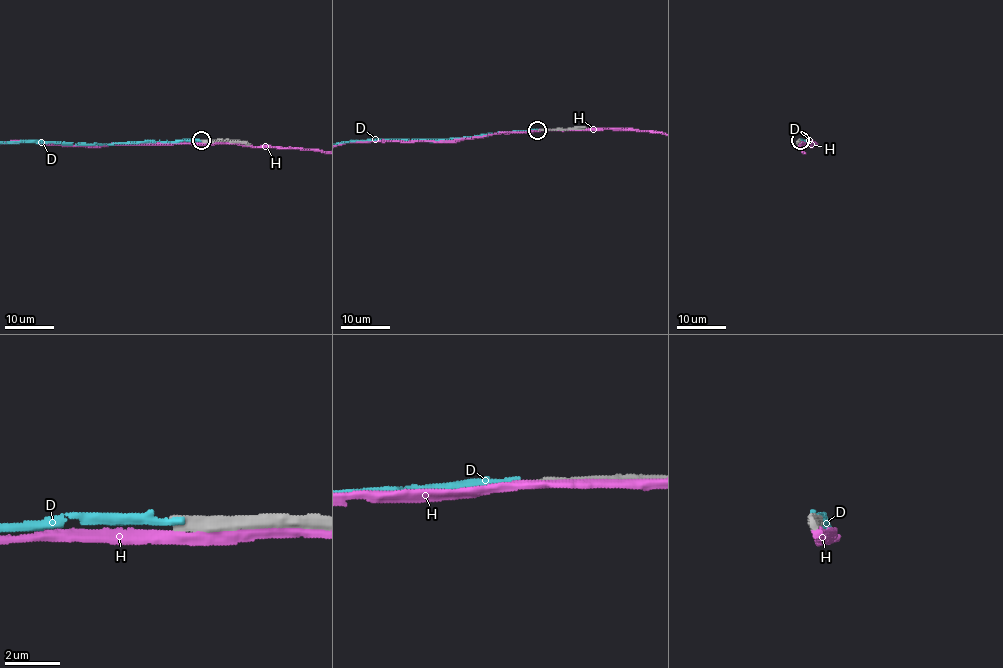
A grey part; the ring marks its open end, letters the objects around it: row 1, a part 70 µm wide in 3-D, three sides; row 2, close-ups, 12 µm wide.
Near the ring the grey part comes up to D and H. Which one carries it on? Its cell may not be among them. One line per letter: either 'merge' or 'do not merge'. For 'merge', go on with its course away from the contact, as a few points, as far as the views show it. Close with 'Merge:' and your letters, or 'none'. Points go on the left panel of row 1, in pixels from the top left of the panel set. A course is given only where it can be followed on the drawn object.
D: do not merge
H: do not merge
Merge: none

